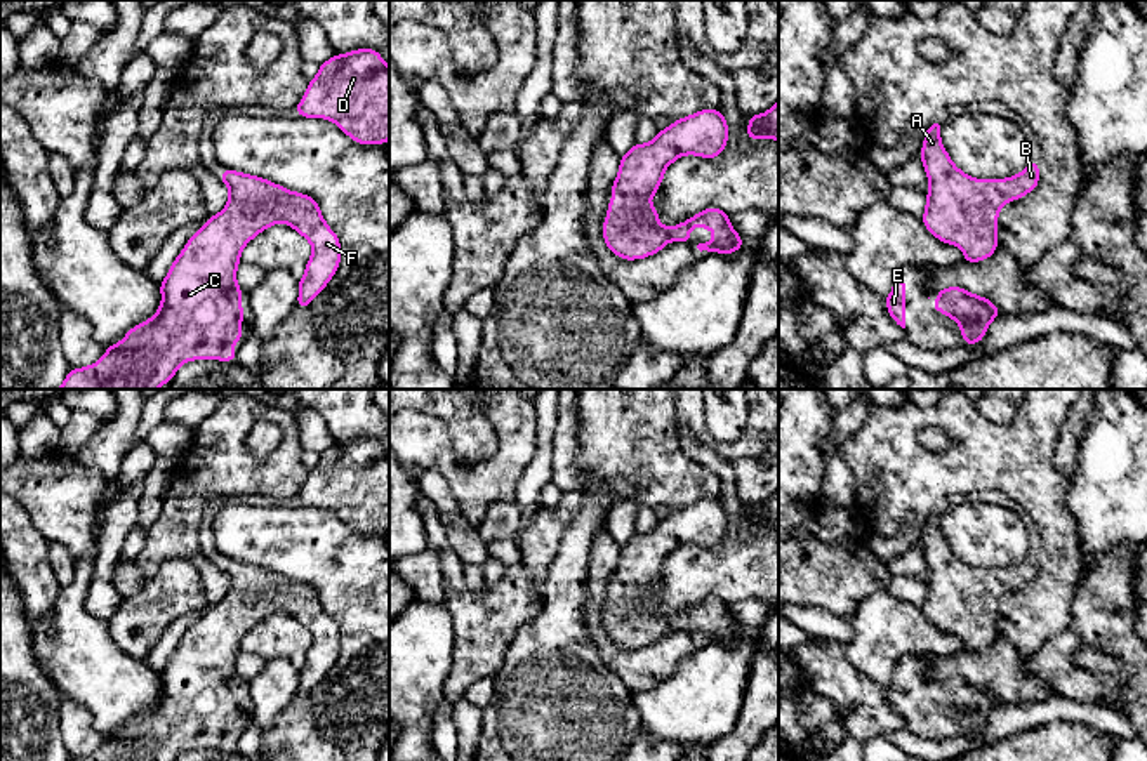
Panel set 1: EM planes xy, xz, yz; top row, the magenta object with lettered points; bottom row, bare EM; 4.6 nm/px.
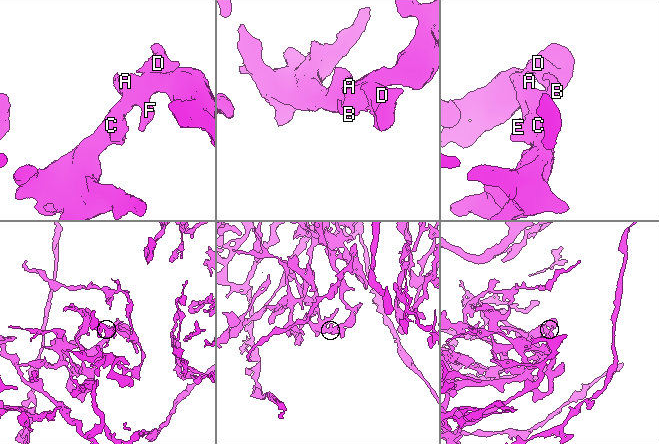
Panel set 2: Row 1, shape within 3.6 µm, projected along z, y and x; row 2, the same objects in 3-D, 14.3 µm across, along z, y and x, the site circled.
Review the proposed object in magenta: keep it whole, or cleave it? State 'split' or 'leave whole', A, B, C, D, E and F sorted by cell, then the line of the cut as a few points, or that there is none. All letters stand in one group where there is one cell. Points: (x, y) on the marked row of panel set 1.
leave whole; A B C D E F; no cut

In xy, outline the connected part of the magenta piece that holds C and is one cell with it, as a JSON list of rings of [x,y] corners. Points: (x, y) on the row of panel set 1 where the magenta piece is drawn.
[[[222,170],[221,181],[229,188],[226,207],[188,240],[160,283],[162,304],[155,316],[130,328],[104,356],[89,367],[71,368],[57,389],[158,389],[169,384],[177,368],[191,360],[235,361],[233,342],[242,342],[242,288],[236,268],[243,247],[266,228],[285,222],[313,247],[306,273],[299,280],[297,308],[309,302],[325,288],[341,262],[341,242],[322,217],[316,200],[288,191],[280,184],[236,170]]]

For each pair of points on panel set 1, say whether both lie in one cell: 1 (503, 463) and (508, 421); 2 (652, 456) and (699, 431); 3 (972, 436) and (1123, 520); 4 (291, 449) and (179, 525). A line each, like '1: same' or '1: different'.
1: same
2: different
3: different
4: same

